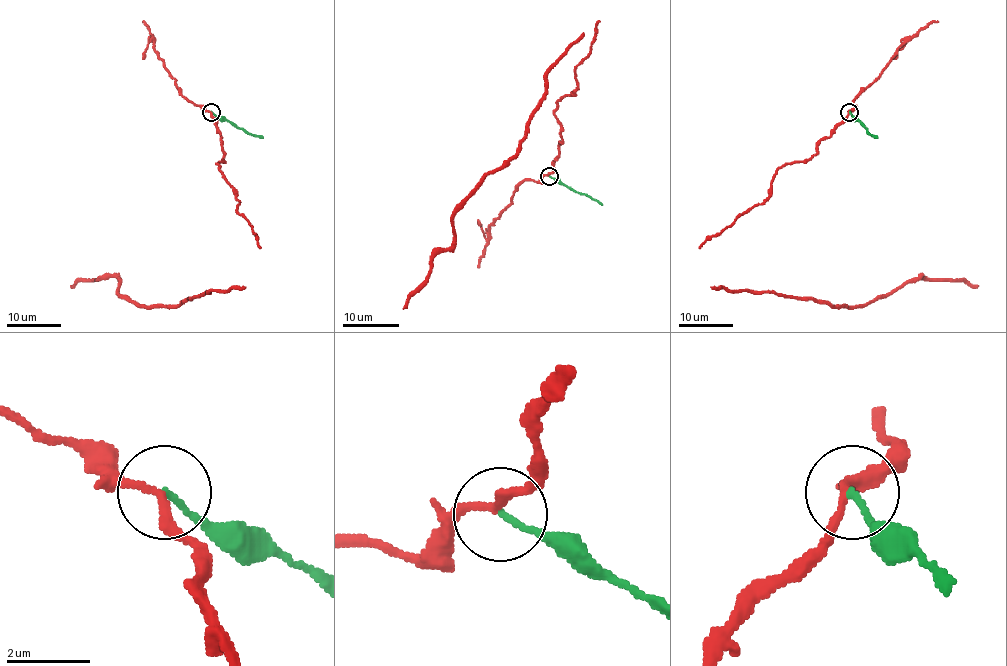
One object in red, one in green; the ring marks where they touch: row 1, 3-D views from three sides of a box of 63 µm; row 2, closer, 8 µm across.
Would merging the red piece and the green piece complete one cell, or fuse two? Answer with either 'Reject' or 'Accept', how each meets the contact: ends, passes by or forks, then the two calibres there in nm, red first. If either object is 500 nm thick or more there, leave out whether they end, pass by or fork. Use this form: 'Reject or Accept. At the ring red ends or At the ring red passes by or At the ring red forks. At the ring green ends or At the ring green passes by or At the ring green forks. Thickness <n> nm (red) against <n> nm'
Reject. At the ring red passes by. At the ring green ends. Thickness 180 nm (red) against 130 nm

